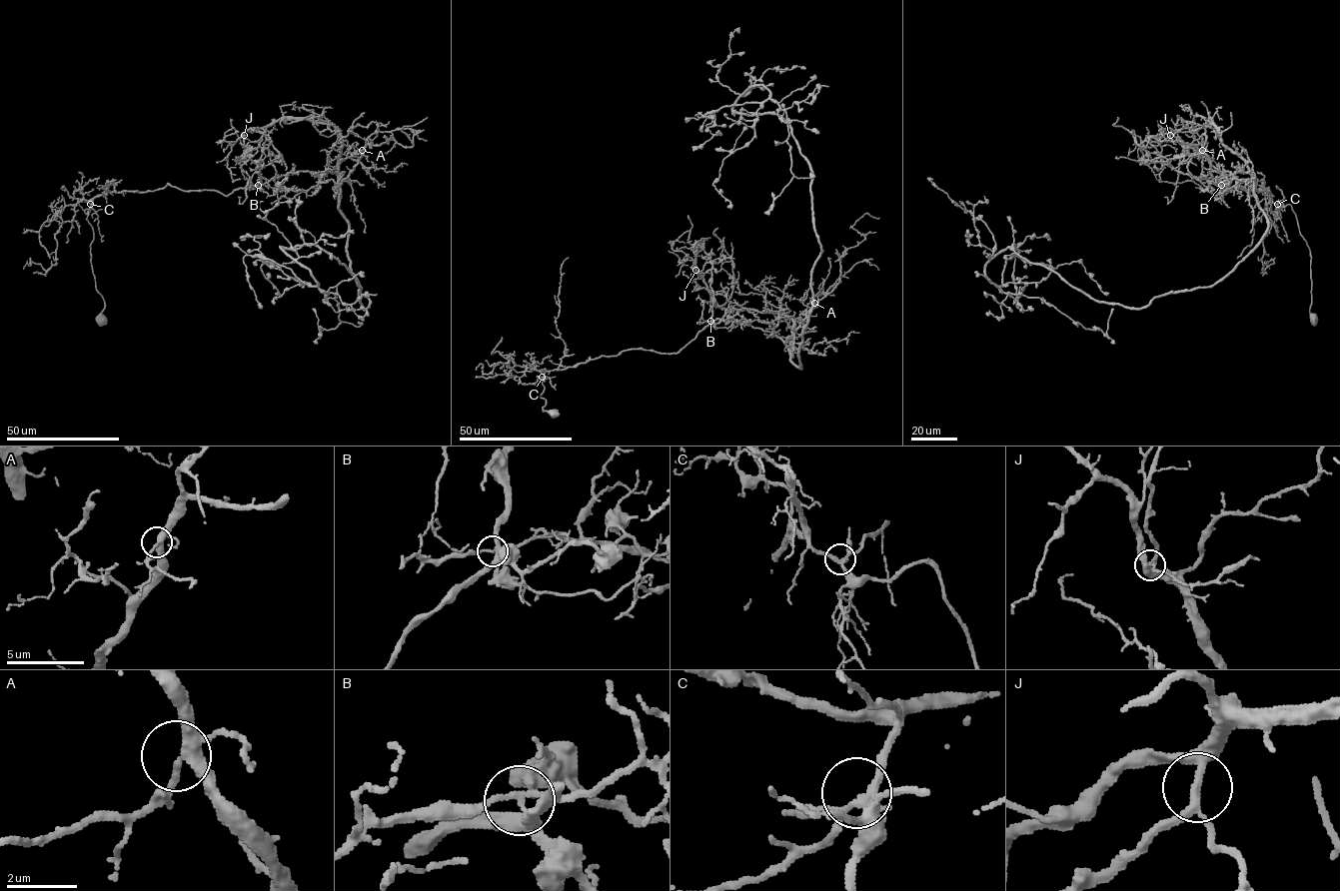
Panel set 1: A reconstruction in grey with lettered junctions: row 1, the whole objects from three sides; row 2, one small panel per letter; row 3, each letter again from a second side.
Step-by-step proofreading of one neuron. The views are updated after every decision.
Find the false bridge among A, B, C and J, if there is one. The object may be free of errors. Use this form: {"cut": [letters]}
{"cut": ["B"]}

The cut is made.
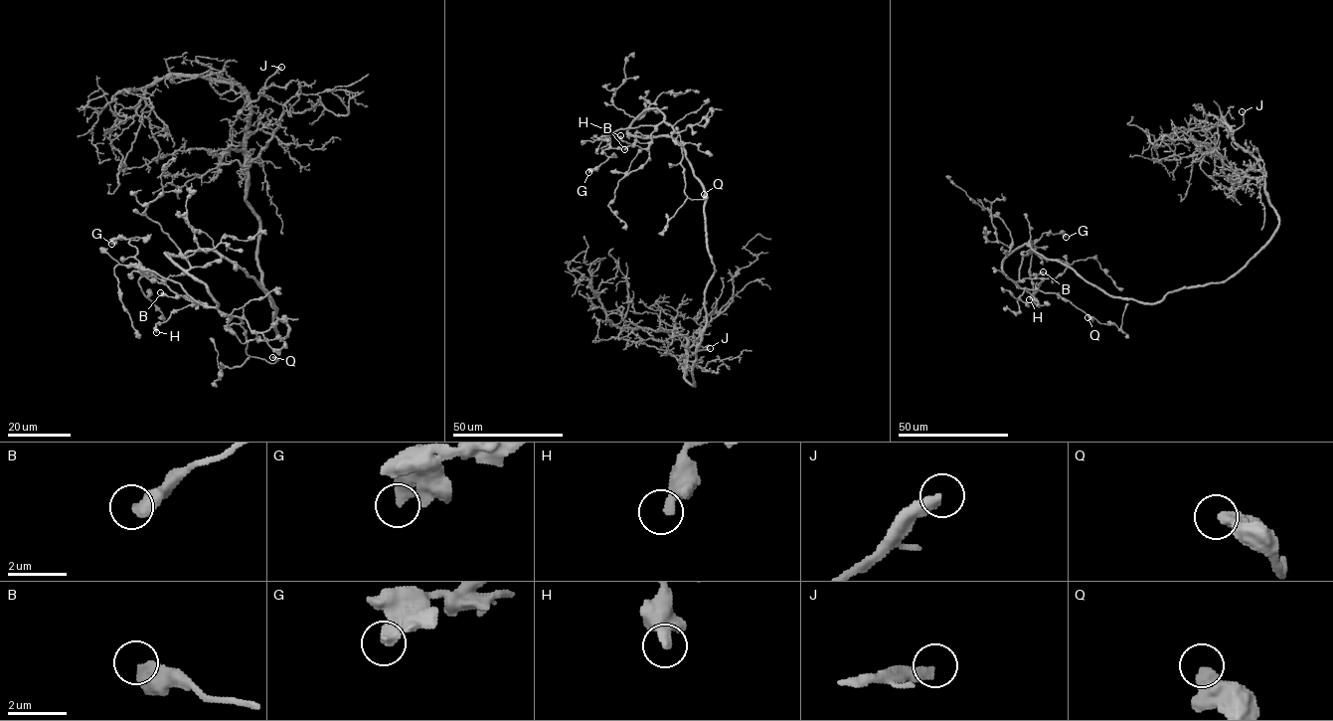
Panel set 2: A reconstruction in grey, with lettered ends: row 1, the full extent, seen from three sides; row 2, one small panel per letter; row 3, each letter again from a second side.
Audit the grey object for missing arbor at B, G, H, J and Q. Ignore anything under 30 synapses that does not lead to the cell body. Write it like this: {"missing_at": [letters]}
{"missing_at": ["J"]}

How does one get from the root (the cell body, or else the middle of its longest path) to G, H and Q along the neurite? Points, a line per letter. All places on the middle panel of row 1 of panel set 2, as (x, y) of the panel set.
G: (709, 279), (705, 191), (686, 152), (627, 132), (657, 108), (658, 124), (607, 136), (608, 157), (588, 172)
H: (709, 279), (705, 191), (686, 152), (671, 137), (627, 132), (657, 108), (664, 119), (646, 148), (620, 135)
Q: (709, 279), (704, 187), (675, 140), (627, 132), (644, 111), (657, 108), (680, 135), (686, 195), (704, 194)

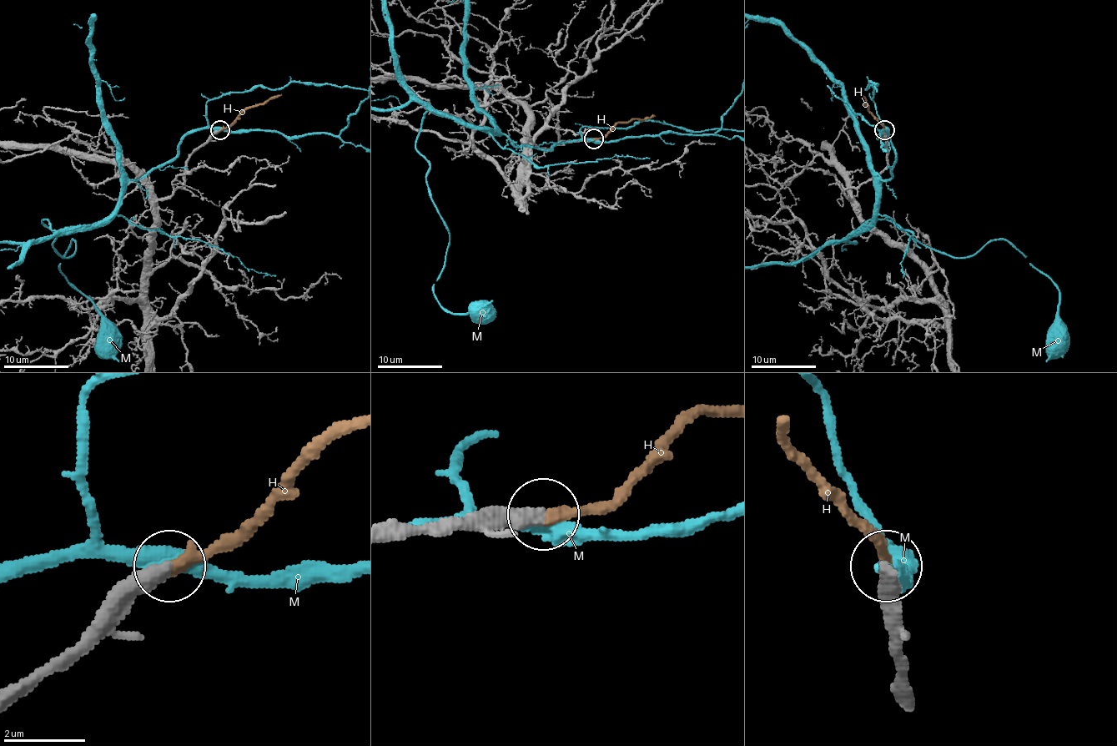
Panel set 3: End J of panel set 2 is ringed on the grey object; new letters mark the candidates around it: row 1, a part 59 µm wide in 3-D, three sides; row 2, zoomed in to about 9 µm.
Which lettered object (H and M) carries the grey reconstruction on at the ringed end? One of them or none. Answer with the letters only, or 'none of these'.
H

